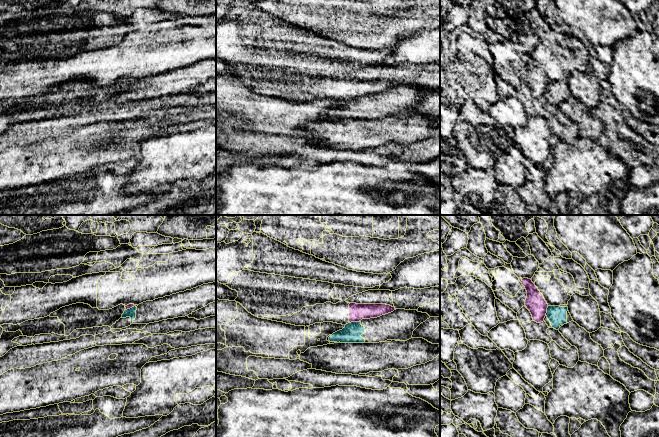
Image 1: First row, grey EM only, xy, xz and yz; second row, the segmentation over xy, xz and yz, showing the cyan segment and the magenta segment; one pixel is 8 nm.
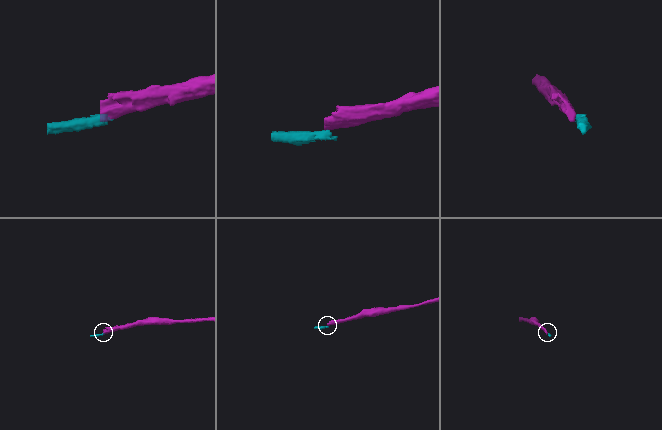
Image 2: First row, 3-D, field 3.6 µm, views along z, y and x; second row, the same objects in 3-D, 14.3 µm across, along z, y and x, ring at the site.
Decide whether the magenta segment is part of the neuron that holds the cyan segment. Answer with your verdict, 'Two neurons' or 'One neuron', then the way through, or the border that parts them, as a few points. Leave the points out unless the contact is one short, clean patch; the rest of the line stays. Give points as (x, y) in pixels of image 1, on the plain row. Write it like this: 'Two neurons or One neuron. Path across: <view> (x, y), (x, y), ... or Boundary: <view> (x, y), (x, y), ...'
Two neurons. Boundary: xz (359, 96), (349, 98)

